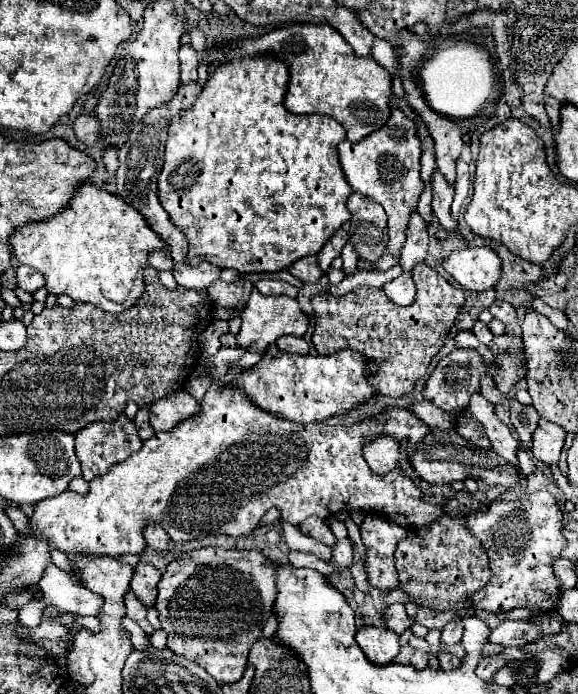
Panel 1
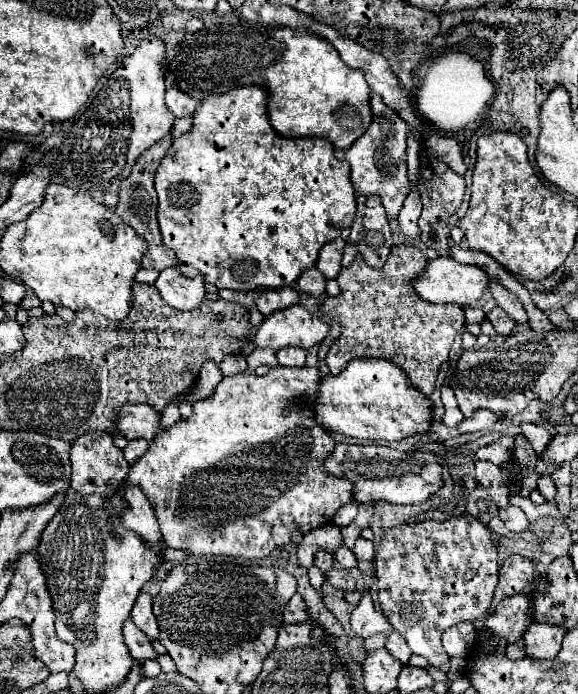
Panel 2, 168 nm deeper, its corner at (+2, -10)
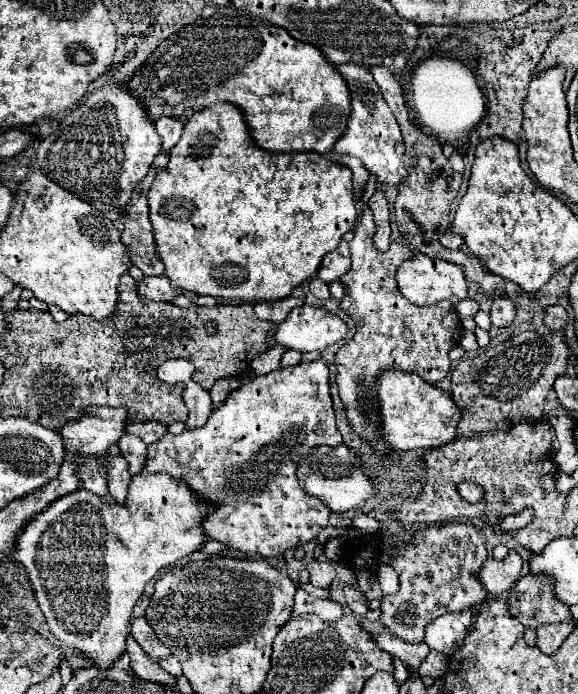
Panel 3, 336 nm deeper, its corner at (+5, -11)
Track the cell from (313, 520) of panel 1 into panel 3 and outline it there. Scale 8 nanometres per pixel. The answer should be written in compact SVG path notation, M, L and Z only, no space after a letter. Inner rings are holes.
M313 561L307 565L309 573L311 573L311 583L314 586L326 589L329 583L332 583L336 576L336 571L331 563L321 563L321 561Z

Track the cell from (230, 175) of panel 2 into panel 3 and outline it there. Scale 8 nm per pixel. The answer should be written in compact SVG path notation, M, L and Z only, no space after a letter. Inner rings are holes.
M217 101L217 105L205 107L199 113L195 113L183 129L181 141L171 149L171 157L165 169L157 171L155 181L151 183L151 189L147 193L149 201L149 219L153 223L153 233L155 233L155 243L157 243L157 253L165 263L165 275L177 289L189 289L197 291L199 295L213 295L221 299L239 299L239 301L277 301L287 297L297 285L303 281L311 279L325 253L333 251L341 237L353 229L357 221L357 209L355 209L355 199L353 199L353 189L351 189L351 171L349 167L343 165L333 165L327 161L323 155L317 155L315 151L307 153L273 153L261 149L255 139L251 137L251 131L245 123L243 111L225 101Z

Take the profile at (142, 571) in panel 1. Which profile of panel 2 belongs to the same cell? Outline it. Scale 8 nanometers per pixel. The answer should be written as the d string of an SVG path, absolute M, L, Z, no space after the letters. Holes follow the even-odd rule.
M148 594L138 596L138 600L132 608L132 620L144 634L148 634L150 640L158 638L158 624L152 614L152 596L148 596Z

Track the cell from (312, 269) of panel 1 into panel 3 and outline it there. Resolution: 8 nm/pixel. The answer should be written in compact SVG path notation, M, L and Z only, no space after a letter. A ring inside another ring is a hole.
M317 275L309 281L309 291L317 297L317 299L327 299L329 297L329 289L327 289L327 283L323 279L319 279Z

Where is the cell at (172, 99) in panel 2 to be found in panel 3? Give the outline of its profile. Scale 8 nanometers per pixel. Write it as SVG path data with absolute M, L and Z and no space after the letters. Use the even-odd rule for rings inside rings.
M159 117L155 121L155 129L163 139L163 149L165 151L169 151L179 141L179 137L183 133L183 125L185 125L185 121L175 119L175 117Z

